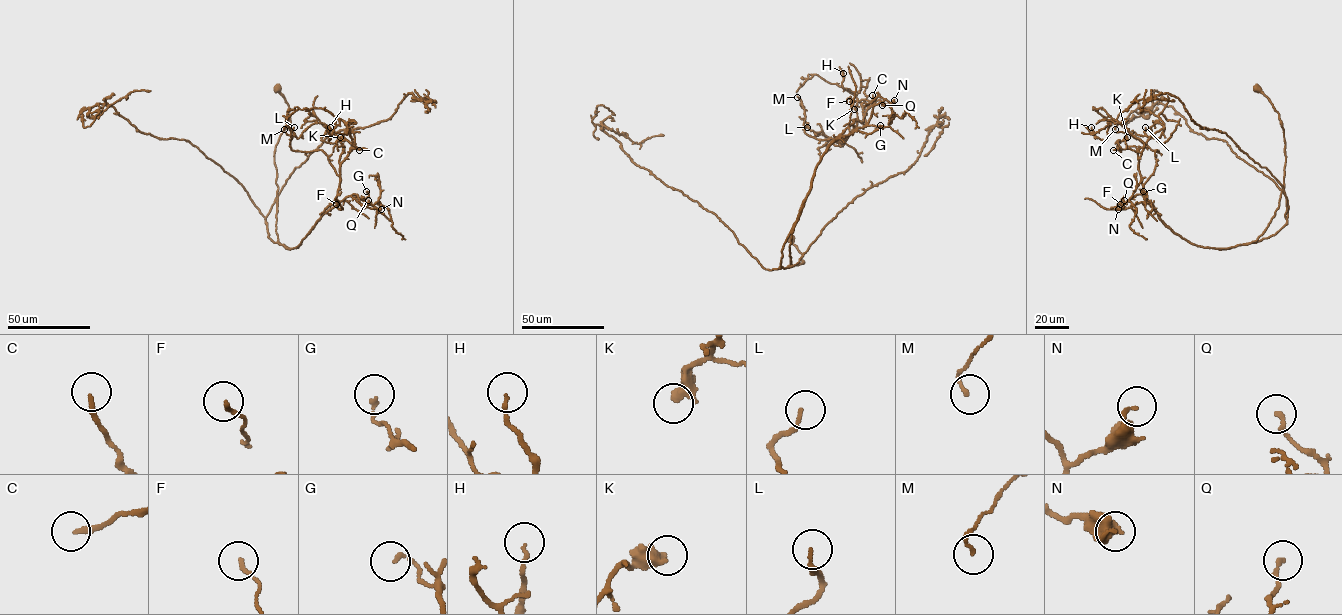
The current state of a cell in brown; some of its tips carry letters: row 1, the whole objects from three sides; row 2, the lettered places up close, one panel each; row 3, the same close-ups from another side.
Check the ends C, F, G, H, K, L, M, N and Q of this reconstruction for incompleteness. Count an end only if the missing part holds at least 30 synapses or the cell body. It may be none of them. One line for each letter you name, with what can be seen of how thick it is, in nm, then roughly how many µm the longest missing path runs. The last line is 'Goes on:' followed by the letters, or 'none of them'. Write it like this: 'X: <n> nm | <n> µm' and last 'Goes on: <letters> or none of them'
Goes on: none of them

